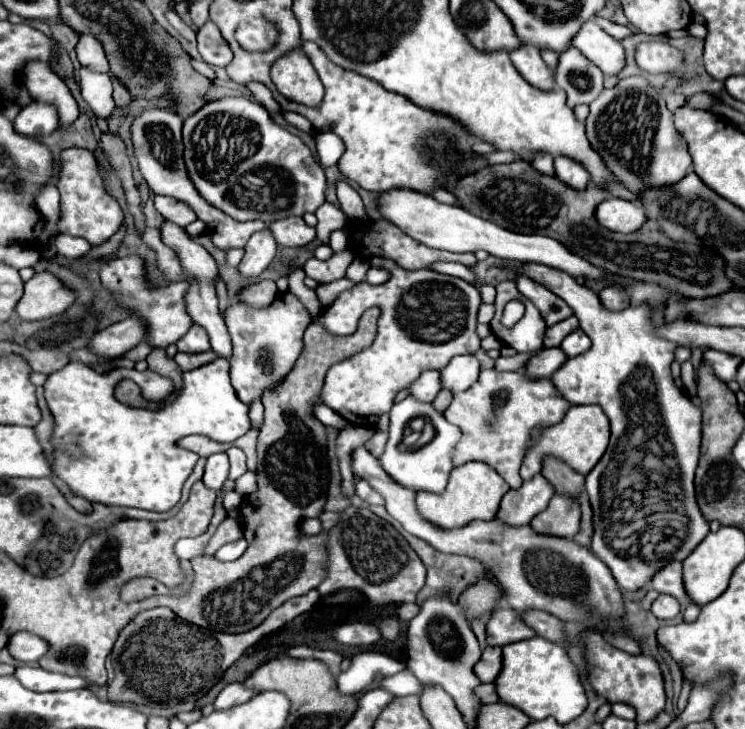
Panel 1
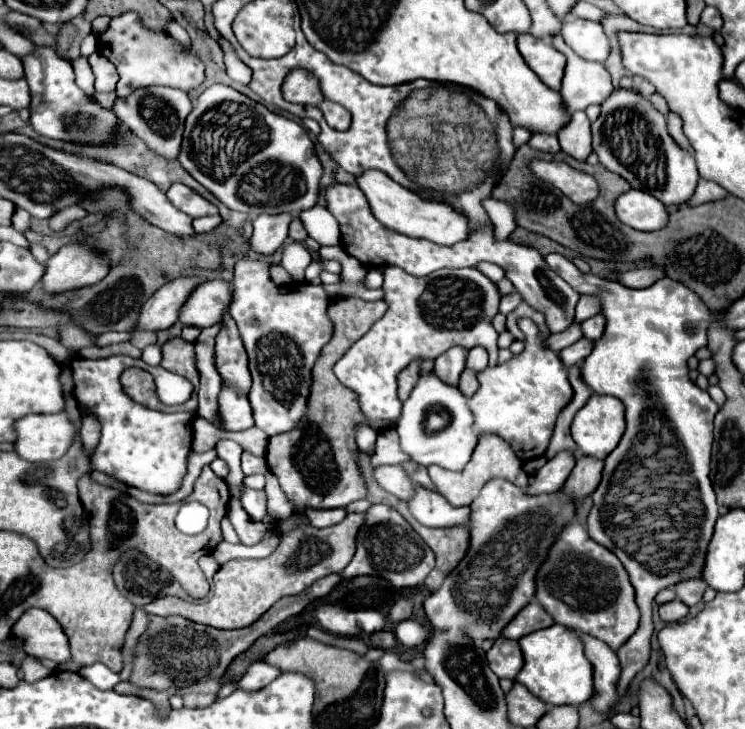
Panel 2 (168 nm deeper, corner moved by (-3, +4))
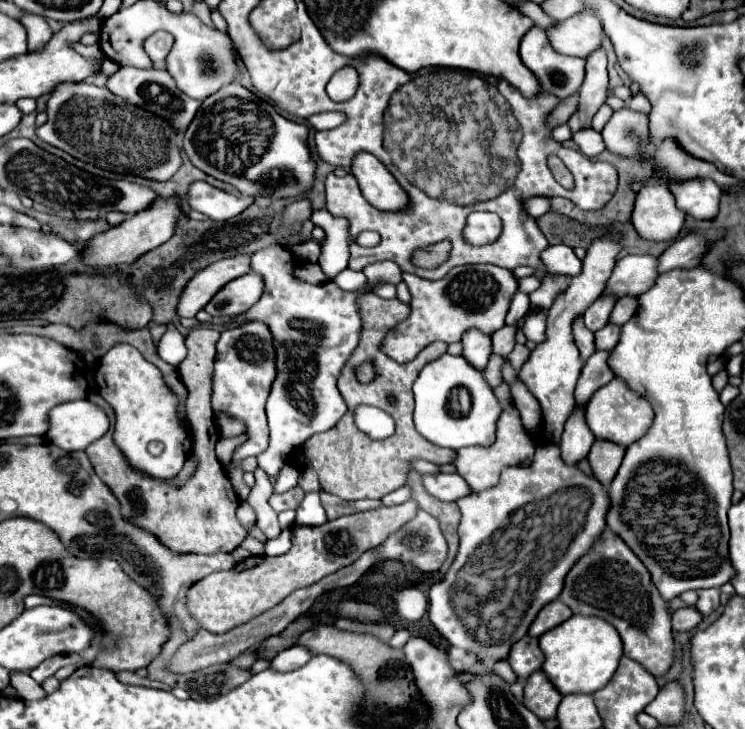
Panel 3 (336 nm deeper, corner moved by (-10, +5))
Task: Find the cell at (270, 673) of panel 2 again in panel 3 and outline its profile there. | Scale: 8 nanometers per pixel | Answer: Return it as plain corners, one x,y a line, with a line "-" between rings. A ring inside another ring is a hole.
292,646
292,648
276,654
276,658
270,662
270,668
276,672
292,672
292,670
304,666
310,658
312,658
312,654
306,648

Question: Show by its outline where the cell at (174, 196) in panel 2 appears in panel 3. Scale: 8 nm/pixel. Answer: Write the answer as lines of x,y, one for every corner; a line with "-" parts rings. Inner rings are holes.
192,182
188,188
188,206
212,220
228,220
246,210
254,202
252,196
234,196
206,182

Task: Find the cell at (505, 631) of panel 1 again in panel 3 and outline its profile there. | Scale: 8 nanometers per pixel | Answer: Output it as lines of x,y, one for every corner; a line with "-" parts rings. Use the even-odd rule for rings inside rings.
552,600
550,604
546,604
546,606
538,612
536,620
534,620
532,626
528,628
528,634
532,634
534,638
538,638
538,636
542,636
544,632
548,632
548,630
556,628
558,624
562,624
564,620
568,620
570,616
572,616
572,612
570,612
570,608
568,608
564,602

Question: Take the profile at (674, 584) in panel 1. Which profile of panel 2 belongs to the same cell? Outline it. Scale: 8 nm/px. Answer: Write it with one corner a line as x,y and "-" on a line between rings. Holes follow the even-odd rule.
689,579
689,583
677,583
675,593
677,593
677,599
693,607
703,599
705,589
707,589
707,583
703,579

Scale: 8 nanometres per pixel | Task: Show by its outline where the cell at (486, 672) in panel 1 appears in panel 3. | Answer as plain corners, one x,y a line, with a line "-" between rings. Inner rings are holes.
532,636
520,638
520,640
512,646
512,650
510,650
510,654
508,654
508,664
512,666
514,674
516,674
518,678
524,678
524,680
526,680
532,672
540,670
542,662
544,662
544,656
542,656
542,652
540,652
540,648
538,648
538,638
532,638

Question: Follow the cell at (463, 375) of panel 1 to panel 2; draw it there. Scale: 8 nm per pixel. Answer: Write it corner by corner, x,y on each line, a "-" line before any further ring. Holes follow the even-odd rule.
473,347
467,355
467,367
475,369
475,371
483,371
487,367
487,349
485,347

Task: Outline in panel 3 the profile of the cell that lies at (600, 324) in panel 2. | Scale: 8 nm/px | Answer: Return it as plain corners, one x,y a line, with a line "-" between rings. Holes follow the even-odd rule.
624,296
624,298
620,298
616,302
616,306
612,310
612,318
608,322
616,324
616,326
622,326
622,324
626,324
634,316
634,310
636,310
636,298

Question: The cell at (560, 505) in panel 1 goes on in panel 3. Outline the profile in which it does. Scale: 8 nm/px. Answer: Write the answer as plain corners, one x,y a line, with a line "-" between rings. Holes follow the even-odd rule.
596,440
590,454
588,454
588,462
592,468
594,478
600,478
600,482
606,484
606,488
610,486
612,478
618,472
618,466
622,462
624,456
624,448
608,442
608,440

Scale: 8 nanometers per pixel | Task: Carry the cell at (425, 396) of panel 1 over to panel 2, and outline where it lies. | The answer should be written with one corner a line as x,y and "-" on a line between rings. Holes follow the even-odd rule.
451,347
449,351
445,351
443,355
439,355
435,359
435,369
437,375
441,375
441,379
445,379
445,383
459,383
459,375
465,369
465,359
467,359
467,349
465,347

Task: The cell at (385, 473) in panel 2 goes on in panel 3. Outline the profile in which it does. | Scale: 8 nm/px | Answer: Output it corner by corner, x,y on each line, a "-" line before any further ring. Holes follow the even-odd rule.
422,474
422,486
430,496
440,498
442,502
468,496
468,484
458,474

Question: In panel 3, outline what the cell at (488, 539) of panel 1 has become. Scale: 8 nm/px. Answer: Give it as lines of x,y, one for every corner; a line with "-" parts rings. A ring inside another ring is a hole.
604,530
596,544
584,554
572,570
564,578
564,588
558,596
568,608
572,608
574,614
580,616
598,616
608,620
620,634
624,644
624,654
636,662
640,662
650,674
662,676
672,664
674,658
674,640
672,640
672,626
670,626
670,614
668,604
658,596
658,590
650,582
650,574
644,568
644,564
634,556
634,552
610,530

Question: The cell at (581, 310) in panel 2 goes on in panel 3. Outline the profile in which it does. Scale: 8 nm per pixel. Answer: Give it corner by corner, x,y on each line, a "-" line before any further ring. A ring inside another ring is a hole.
624,256
616,262
614,274
608,278
604,292
616,294
642,294
656,280
656,258
654,256

